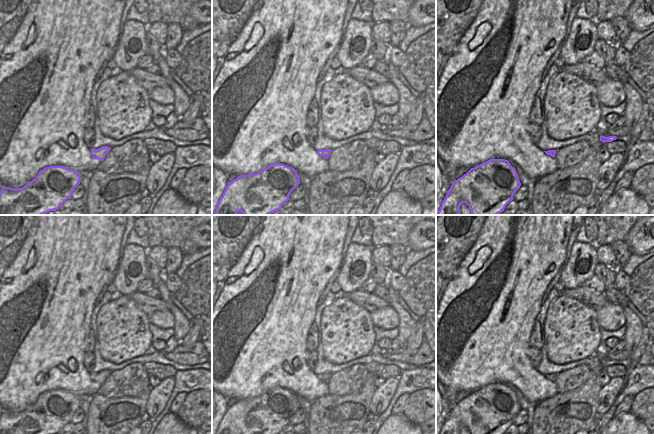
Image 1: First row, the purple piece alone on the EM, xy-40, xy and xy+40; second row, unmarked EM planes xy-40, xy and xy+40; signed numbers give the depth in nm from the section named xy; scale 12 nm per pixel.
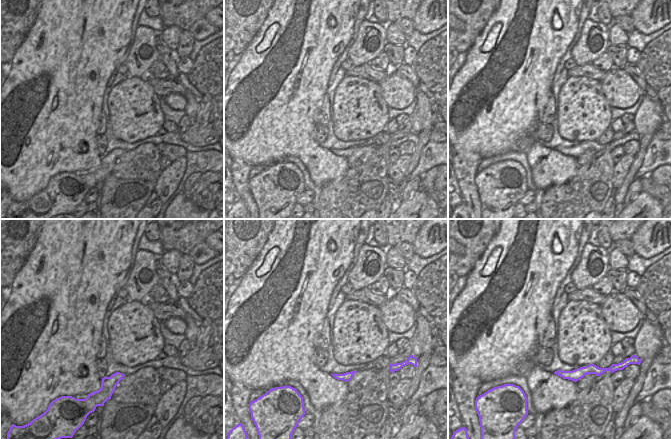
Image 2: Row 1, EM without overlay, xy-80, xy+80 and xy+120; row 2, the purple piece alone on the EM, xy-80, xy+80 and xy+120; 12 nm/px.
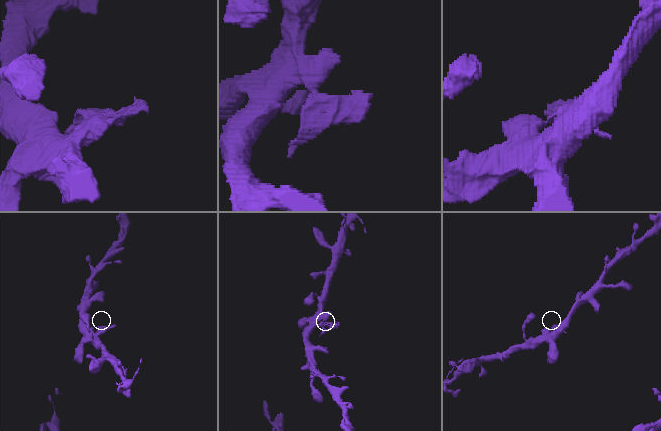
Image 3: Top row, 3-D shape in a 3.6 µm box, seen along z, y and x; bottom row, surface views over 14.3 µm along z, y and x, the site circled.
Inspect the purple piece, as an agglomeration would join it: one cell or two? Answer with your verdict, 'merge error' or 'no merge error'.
merge error

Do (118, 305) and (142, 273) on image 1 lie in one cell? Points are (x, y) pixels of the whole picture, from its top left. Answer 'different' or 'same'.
different

